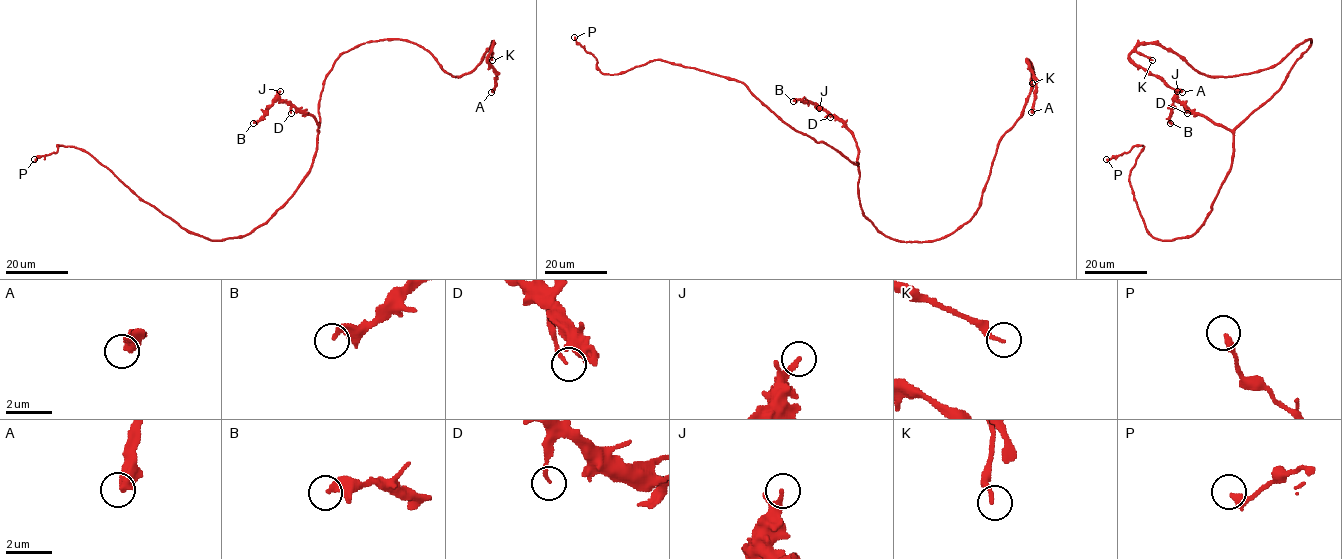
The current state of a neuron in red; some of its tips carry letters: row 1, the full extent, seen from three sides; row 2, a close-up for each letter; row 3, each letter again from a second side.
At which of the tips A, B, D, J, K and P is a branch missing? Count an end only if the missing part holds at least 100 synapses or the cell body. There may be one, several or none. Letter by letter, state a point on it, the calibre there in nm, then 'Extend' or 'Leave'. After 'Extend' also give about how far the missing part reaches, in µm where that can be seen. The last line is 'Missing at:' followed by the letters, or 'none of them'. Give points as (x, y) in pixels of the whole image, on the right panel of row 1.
A: Place: (1182, 92). Thickness 500 nm. Leave
B: Place: (1170, 123). Thickness 240 nm. Leave
D: Place: (1187, 113). Thickness 130 nm. Leave
J: Place: (1177, 91). Thickness 170 nm. Leave
K: Place: (1152, 60). Thickness 200 nm. Leave
P: Place: (1106, 159). Thickness 320 nm. Leave
Missing at: none of them

